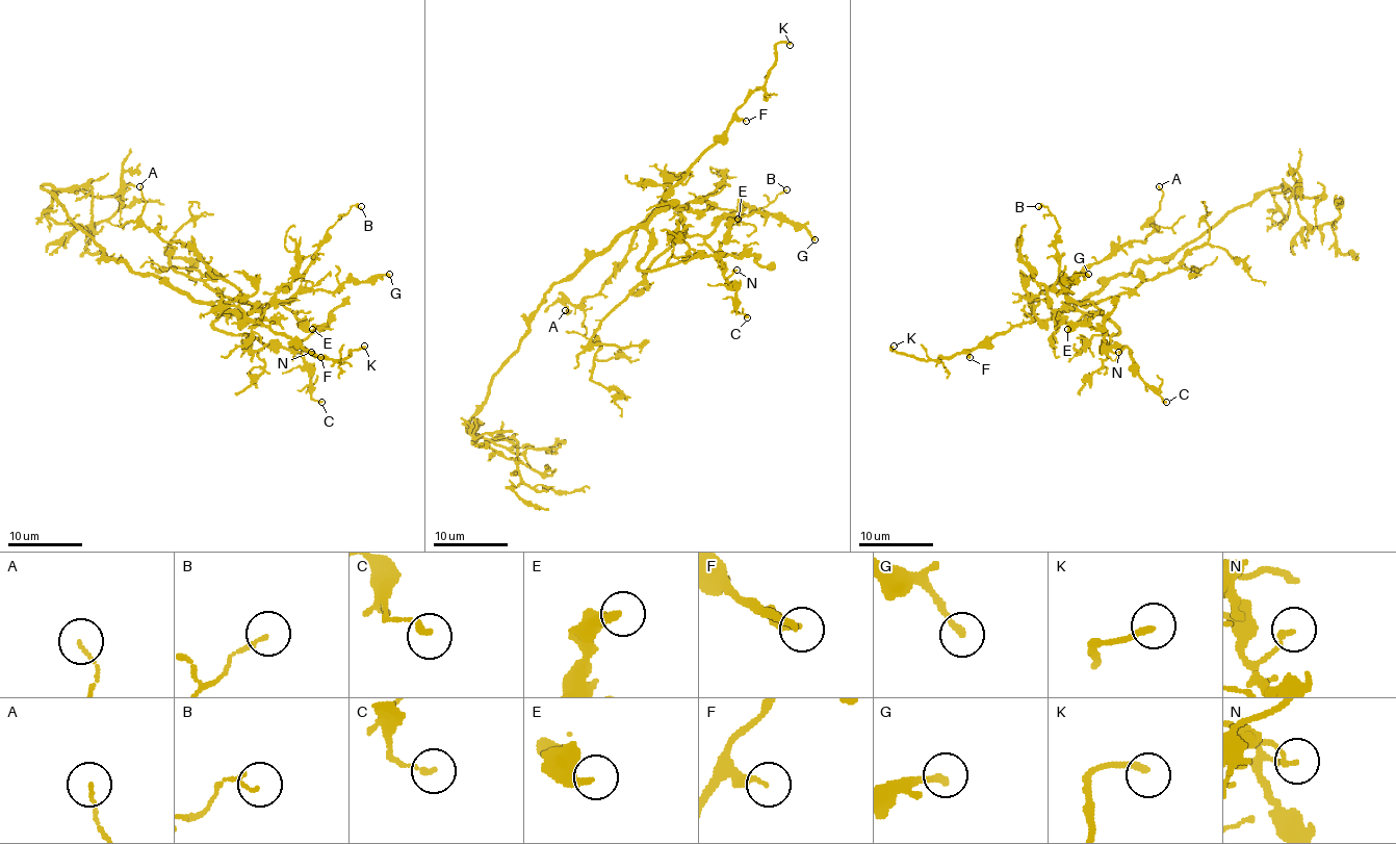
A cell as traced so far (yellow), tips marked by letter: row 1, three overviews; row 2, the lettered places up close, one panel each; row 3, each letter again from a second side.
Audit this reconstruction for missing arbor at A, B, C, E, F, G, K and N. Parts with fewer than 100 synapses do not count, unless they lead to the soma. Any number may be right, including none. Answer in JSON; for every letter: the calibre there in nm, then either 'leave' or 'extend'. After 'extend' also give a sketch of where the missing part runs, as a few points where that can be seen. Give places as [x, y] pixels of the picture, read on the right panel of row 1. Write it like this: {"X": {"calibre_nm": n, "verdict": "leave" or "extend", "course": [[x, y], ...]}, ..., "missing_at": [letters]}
{"A": {"calibre_nm": 100, "verdict": "leave"}, "B": {"calibre_nm": 110, "verdict": "leave"}, "C": {"calibre_nm": 170, "verdict": "leave"}, "E": {"calibre_nm": 320, "verdict": "leave"}, "F": {"calibre_nm": 220, "verdict": "leave"}, "G": {"calibre_nm": 200, "verdict": "leave"}, "K": {"calibre_nm": 220, "verdict": "extend"}, "N": {"calibre_nm": 150, "verdict": "leave"}, "missing_at": ["K"]}

